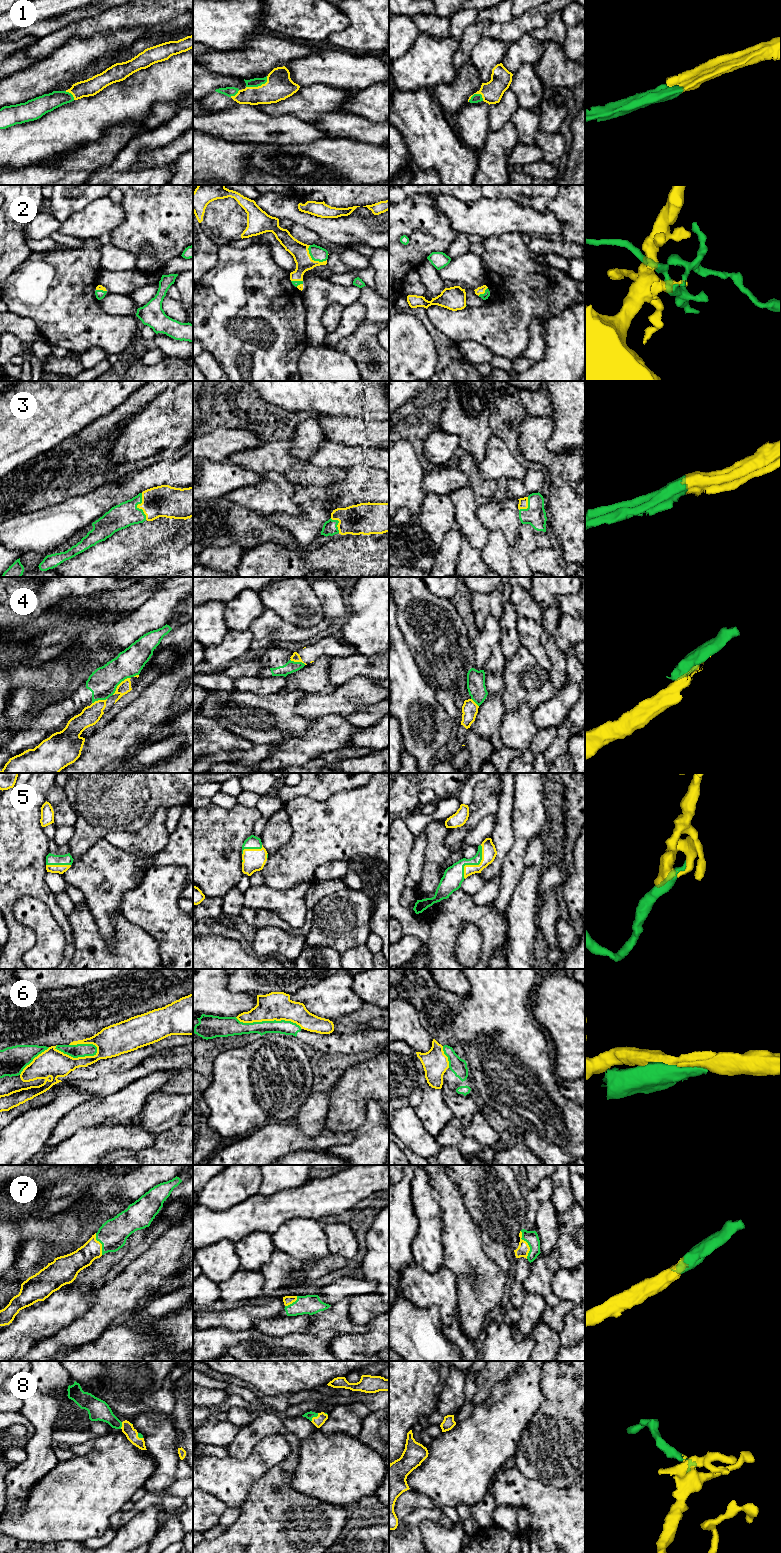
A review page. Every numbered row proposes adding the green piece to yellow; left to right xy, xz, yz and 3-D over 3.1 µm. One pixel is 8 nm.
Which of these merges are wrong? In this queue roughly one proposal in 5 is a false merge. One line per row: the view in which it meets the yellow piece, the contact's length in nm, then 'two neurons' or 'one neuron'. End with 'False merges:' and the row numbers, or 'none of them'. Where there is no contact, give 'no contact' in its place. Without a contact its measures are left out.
1: contact in xz; length 200 nm; one neuron
2: contact in xz; length 190 nm; one neuron
3: contact in xy; length 220 nm; one neuron
4: contact in xy; length 200 nm; two neurons
5: contact in yz; length 300 nm; one neuron
6: contact in xy; length 360 nm; two neurons
7: contact in yz; length 240 nm; one neuron
8: contact in xz; length 90 nm; one neuron
False merges: 4, 6

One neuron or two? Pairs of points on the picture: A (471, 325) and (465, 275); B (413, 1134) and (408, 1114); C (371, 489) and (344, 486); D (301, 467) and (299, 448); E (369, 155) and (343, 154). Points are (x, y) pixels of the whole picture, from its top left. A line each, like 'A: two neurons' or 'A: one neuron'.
A: two neurons
B: one neuron
C: one neuron
D: two neurons
E: one neuron

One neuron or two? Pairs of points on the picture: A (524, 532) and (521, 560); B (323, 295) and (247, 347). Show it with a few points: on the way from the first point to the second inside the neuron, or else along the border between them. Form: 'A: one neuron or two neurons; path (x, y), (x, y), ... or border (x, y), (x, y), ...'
A: one neuron; path (524, 539), (521, 553)
B: two neurons; border (301, 291), (305, 313), (305, 332)

